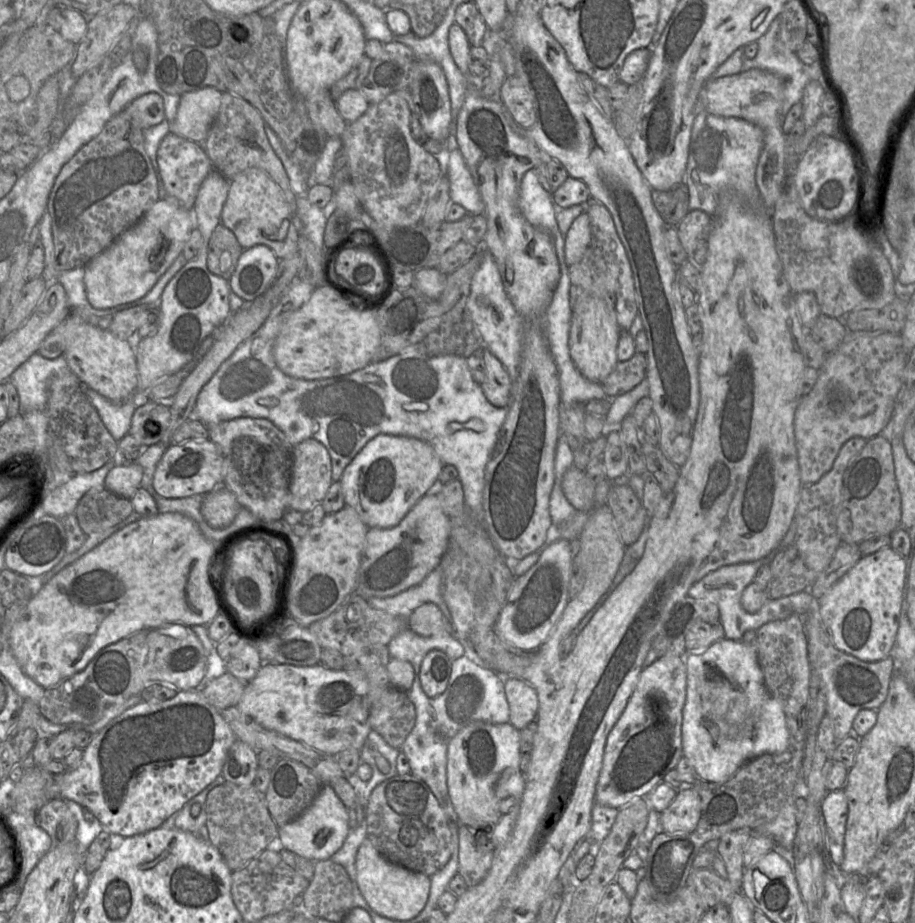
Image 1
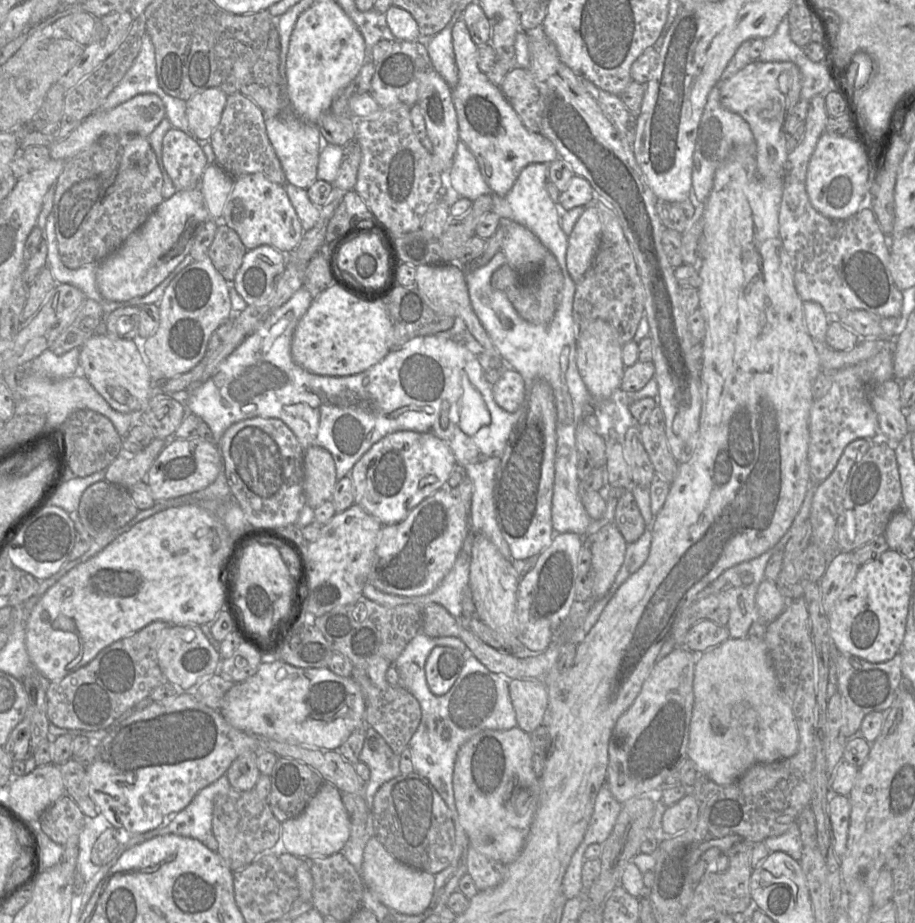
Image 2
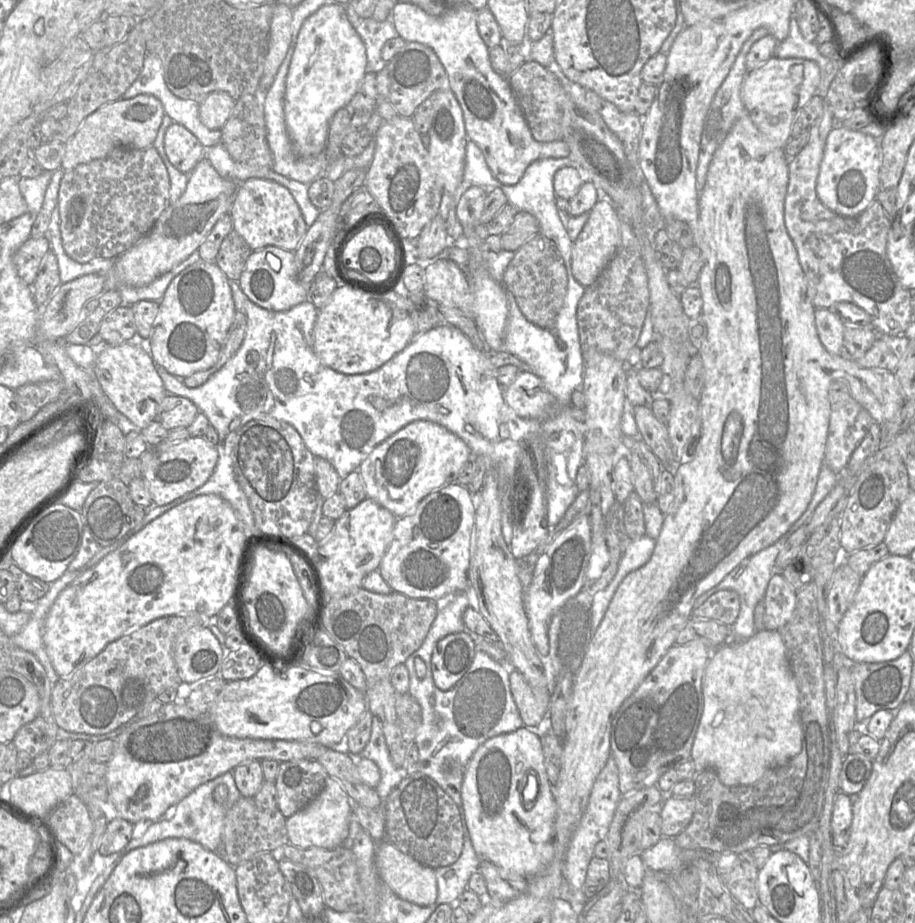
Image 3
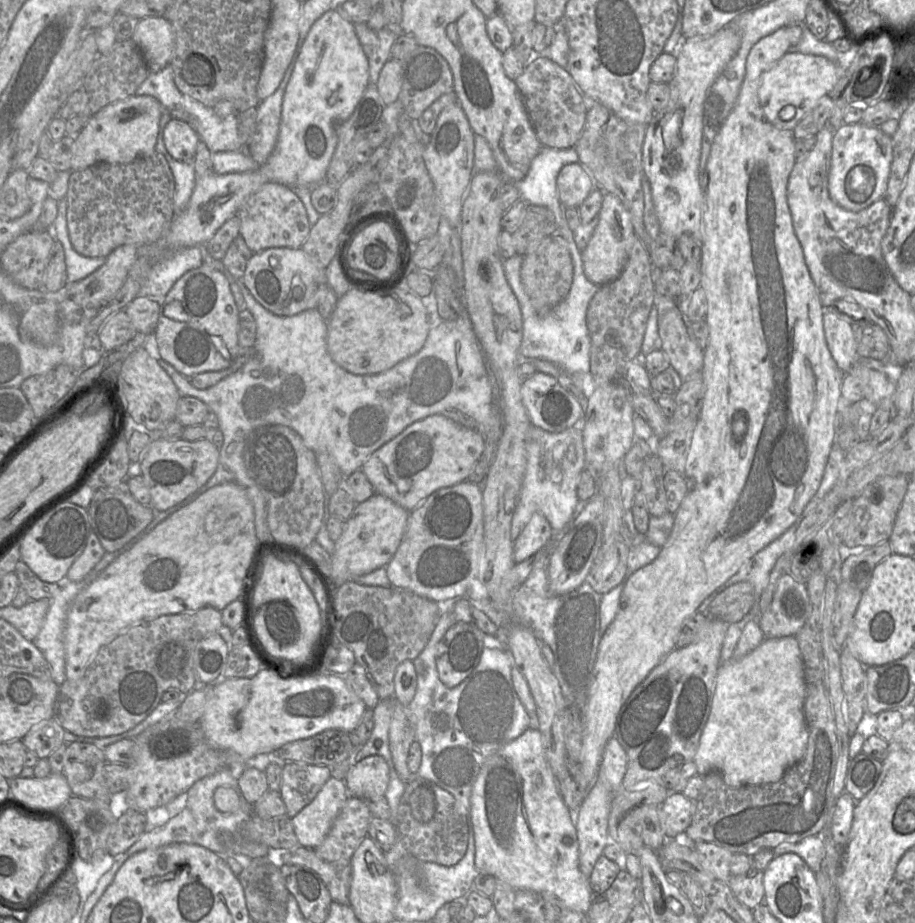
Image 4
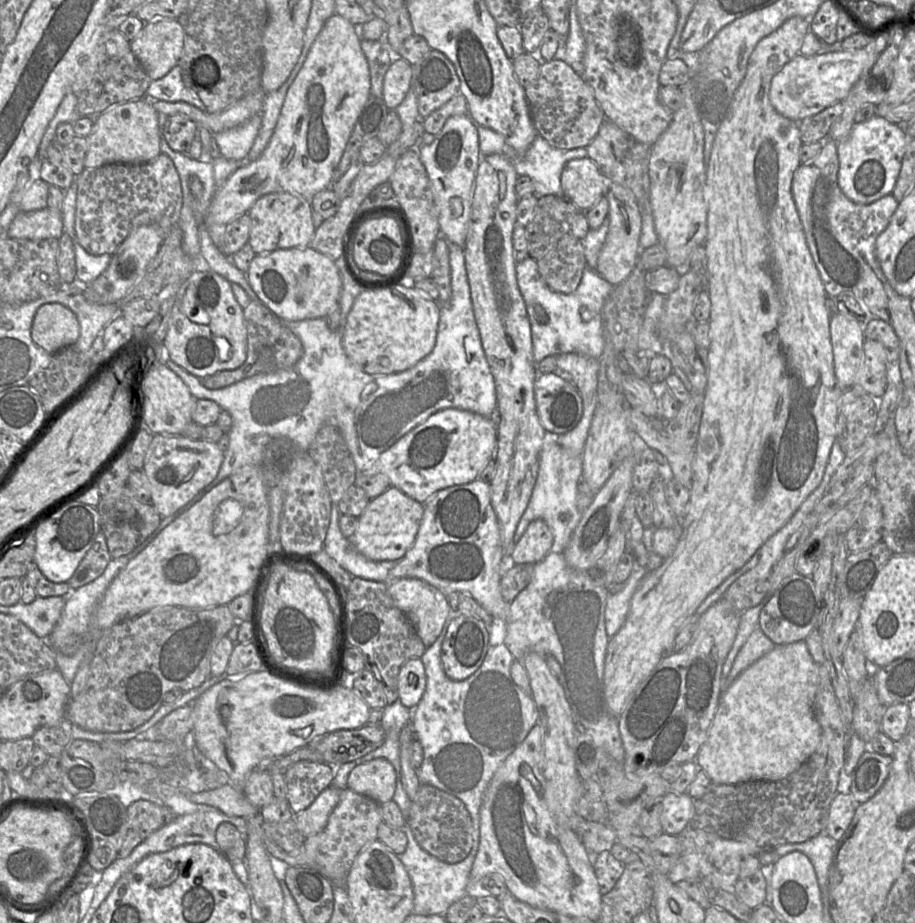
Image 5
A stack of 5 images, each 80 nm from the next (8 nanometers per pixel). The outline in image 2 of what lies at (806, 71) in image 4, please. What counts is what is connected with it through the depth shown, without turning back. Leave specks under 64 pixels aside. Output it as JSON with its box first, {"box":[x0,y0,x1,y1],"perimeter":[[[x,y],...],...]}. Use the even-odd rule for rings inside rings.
{"box":[718,61,801,183],"perimeter":[[[753,61],[732,77],[718,84],[721,104],[731,112],[744,118],[754,135],[756,142],[757,173],[764,183],[783,183],[784,169],[788,152],[786,149],[787,133],[783,129],[786,117],[801,100],[801,72],[792,62]]]}

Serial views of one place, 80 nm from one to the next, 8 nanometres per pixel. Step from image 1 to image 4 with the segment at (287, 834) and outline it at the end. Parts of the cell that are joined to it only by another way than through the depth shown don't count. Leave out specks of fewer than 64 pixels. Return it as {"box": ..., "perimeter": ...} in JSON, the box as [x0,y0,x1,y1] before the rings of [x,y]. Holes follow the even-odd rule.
{"box":[291,777,348,849],"perimeter":[[[330,777],[316,797],[291,818],[300,846],[315,849],[328,834],[348,792],[343,780]]]}

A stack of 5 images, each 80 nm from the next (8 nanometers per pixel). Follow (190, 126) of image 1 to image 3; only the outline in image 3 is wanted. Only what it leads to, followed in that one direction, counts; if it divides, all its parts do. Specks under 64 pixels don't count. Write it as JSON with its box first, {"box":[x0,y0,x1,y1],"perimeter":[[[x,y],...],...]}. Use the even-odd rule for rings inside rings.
{"box":[199,91,235,129],"perimeter":[[[213,91],[200,104],[199,115],[209,129],[221,129],[235,107],[235,100],[225,91]]]}

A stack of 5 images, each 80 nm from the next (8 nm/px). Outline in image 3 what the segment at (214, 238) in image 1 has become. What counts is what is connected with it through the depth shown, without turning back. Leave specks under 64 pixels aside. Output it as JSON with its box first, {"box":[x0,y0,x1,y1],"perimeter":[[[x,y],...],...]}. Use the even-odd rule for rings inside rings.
{"box":[215,229,252,281],"perimeter":[[[233,229],[222,241],[215,264],[229,281],[238,281],[252,250]]]}

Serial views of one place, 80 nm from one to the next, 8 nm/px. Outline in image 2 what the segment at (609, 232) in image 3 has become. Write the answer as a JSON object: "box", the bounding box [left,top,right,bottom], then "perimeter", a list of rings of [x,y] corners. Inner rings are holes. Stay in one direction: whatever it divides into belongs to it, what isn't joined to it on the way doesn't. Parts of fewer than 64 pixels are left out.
{"box":[567,206,601,283],"perimeter":[[[596,206],[587,207],[568,236],[567,269],[577,283],[590,268],[599,247],[601,219]]]}

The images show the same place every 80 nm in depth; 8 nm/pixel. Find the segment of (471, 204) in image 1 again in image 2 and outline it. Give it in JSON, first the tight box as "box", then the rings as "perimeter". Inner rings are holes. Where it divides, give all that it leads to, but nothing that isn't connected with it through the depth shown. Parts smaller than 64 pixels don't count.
{"box":[448,141,491,201],"perimeter":[[[459,141],[453,164],[448,172],[448,180],[460,197],[475,201],[480,196],[491,193],[477,160],[469,148]]]}

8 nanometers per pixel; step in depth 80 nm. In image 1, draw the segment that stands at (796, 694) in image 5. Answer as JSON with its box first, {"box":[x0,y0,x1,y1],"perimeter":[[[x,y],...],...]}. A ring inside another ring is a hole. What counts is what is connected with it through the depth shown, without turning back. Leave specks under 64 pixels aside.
{"box":[682,639,790,783],"perimeter":[[[720,639],[706,649],[684,655],[687,669],[686,700],[682,711],[682,748],[698,779],[723,783],[747,761],[763,754],[779,754],[789,745],[790,732],[781,703],[767,691],[757,650],[742,642]]]}

